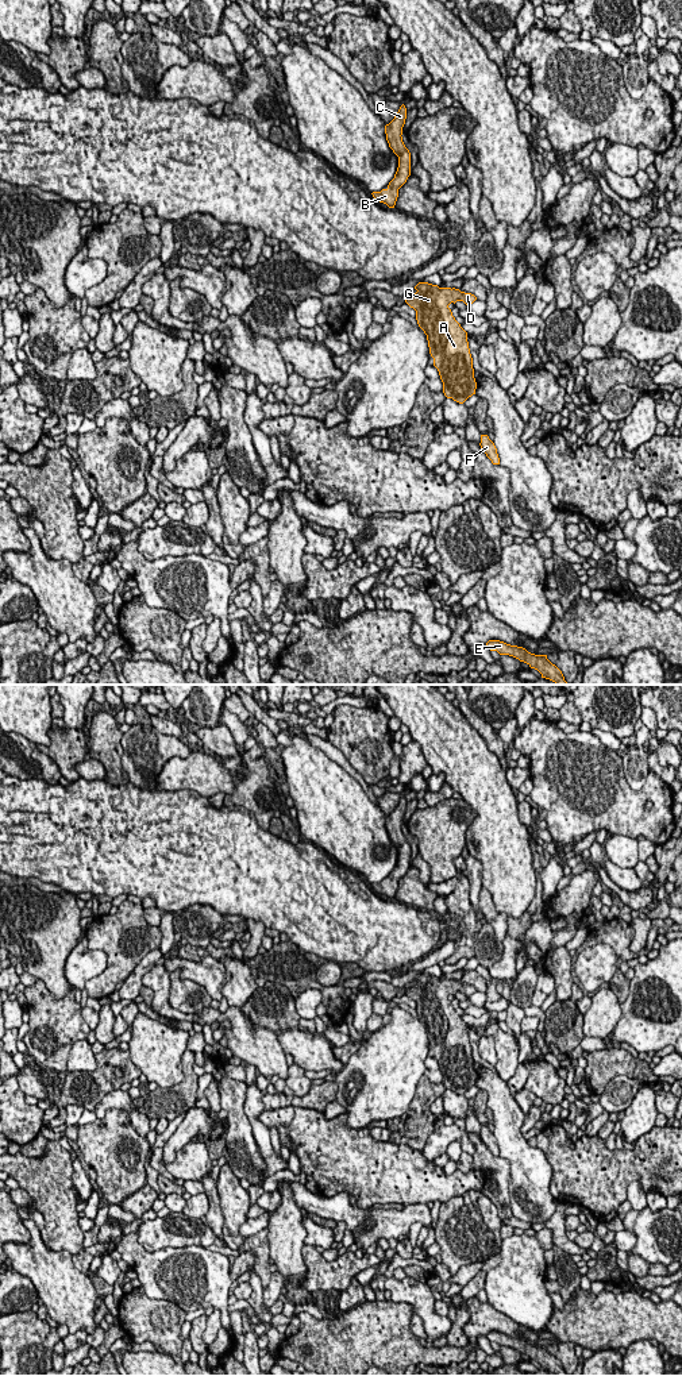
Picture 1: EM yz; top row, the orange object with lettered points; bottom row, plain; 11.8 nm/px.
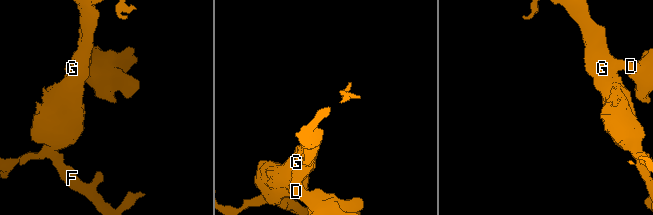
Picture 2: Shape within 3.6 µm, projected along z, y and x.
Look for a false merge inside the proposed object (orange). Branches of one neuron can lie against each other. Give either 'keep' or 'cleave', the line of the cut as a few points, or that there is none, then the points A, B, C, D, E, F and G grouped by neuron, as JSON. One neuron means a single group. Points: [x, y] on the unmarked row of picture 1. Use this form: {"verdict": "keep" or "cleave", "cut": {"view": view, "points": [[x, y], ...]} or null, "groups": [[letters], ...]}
{"verdict": "keep", "cut": null, "groups": [["A", "B", "C", "D", "E", "F", "G"]]}

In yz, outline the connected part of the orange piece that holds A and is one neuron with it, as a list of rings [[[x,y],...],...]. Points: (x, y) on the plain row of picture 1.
[[[419,974],[415,980],[417,983],[405,994],[416,1002],[417,1015],[427,1026],[434,1057],[443,1074],[443,1084],[447,1090],[463,1095],[475,1086],[477,1074],[467,1024],[455,1011],[448,997],[456,993],[471,997],[477,988],[428,974]]]

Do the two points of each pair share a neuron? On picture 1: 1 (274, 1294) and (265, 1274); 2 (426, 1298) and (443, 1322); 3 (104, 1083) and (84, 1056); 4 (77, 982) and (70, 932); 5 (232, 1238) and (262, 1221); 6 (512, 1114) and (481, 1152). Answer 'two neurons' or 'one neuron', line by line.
1: two neurons
2: one neuron
3: two neurons
4: two neurons
5: two neurons
6: two neurons

